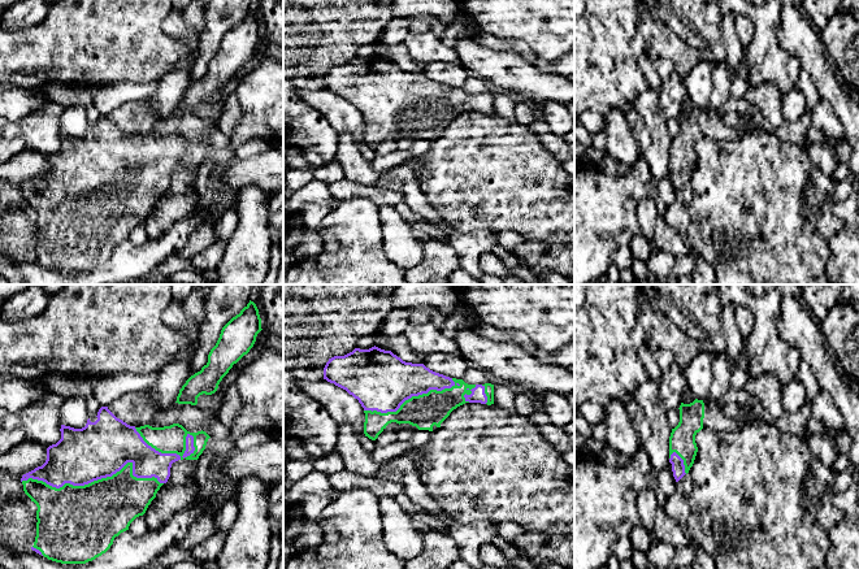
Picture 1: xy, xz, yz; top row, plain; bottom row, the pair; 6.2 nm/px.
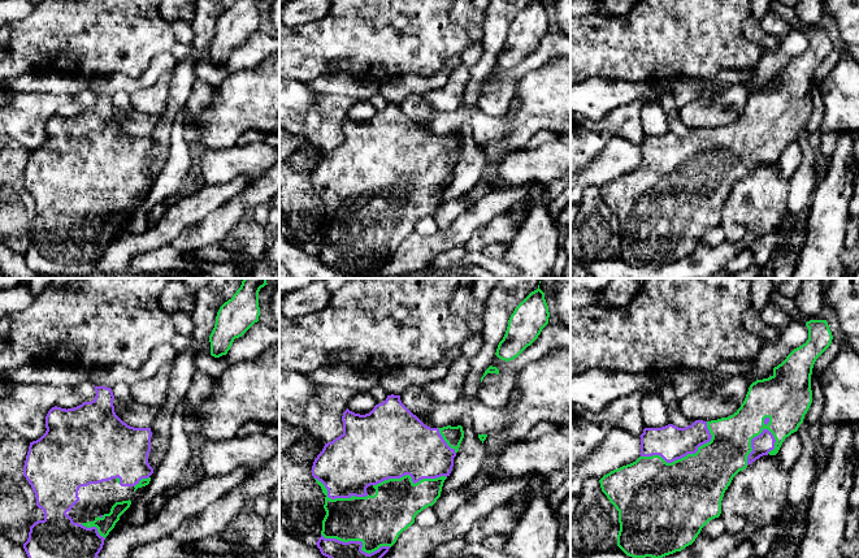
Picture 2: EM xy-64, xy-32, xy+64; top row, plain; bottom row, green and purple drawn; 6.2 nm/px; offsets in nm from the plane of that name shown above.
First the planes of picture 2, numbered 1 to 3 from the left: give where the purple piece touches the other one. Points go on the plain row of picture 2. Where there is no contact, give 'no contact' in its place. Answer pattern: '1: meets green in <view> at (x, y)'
1: meets green in xy-64 at (94, 234)
2: meets green in xy-32 at (410, 185)
3: meets green in xy+64 at (686, 164)

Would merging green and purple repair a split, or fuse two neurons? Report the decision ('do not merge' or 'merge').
merge

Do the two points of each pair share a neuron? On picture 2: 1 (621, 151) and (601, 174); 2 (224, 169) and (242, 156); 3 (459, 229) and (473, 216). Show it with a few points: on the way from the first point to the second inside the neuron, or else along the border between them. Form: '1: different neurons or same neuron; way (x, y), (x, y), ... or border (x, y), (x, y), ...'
1: same neuron; way (616, 156), (603, 169)
2: same neuron; way (228, 164), (237, 161)
3: same neuron; way (463, 226), (469, 220)

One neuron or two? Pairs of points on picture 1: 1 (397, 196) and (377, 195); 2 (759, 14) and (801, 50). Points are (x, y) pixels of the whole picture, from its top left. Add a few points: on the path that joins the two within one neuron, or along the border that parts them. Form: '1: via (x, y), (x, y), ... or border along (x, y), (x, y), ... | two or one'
1: via (391, 196), (382, 196) | one
2: border along (780, 13), (777, 43), (792, 56) | two

